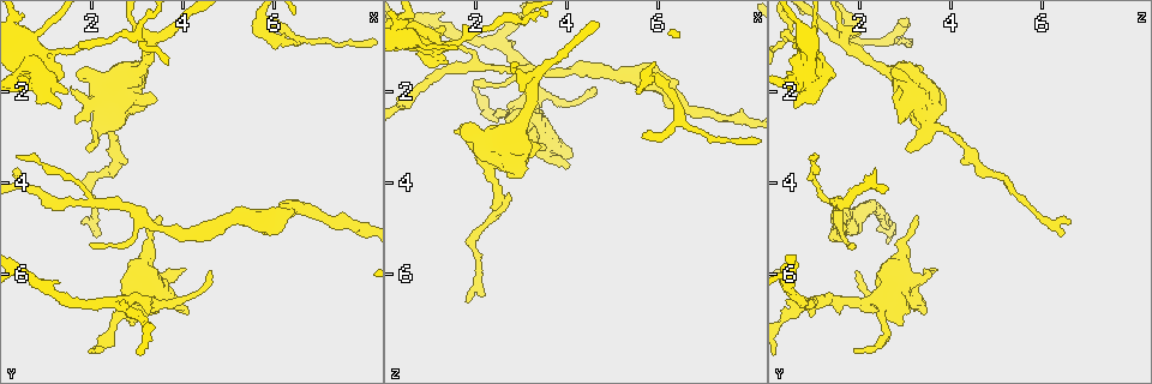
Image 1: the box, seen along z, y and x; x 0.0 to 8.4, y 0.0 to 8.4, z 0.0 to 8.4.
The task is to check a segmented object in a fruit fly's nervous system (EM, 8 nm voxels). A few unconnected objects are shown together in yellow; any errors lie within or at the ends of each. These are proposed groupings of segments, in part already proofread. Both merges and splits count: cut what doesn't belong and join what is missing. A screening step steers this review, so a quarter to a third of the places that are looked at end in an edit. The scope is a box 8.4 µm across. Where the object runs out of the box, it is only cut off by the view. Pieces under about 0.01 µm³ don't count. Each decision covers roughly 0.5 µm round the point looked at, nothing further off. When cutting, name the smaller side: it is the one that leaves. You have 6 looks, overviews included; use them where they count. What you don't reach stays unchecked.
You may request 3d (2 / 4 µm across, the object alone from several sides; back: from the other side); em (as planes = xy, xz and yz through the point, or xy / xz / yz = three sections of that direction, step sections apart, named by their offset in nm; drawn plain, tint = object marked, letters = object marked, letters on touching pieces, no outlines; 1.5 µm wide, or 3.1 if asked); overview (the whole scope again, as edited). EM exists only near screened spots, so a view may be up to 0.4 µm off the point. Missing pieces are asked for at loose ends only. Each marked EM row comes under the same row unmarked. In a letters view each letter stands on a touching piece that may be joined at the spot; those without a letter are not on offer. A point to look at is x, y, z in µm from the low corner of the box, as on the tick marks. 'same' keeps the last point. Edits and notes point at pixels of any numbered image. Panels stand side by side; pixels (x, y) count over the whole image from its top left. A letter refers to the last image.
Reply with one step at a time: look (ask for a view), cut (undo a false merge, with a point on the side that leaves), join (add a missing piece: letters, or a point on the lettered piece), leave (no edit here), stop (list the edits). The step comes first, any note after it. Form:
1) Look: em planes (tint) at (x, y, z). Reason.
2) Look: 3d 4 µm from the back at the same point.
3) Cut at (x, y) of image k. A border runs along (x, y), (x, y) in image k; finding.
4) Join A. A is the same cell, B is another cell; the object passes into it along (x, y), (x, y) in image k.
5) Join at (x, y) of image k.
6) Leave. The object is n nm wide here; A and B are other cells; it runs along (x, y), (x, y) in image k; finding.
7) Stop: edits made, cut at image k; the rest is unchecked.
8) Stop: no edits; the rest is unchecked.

Look: 3d 4 µm at (3.55, 4.75, 3.30). Free end.

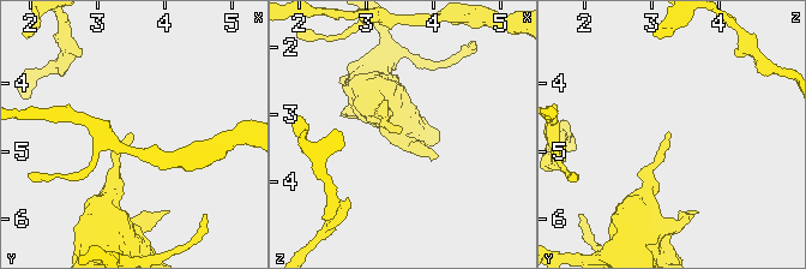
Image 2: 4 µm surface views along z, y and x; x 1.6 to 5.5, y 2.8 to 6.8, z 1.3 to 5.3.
Look: em xz step 4 (letters) at (3.55, 4.70, 3.25). Shape alone is not enough.

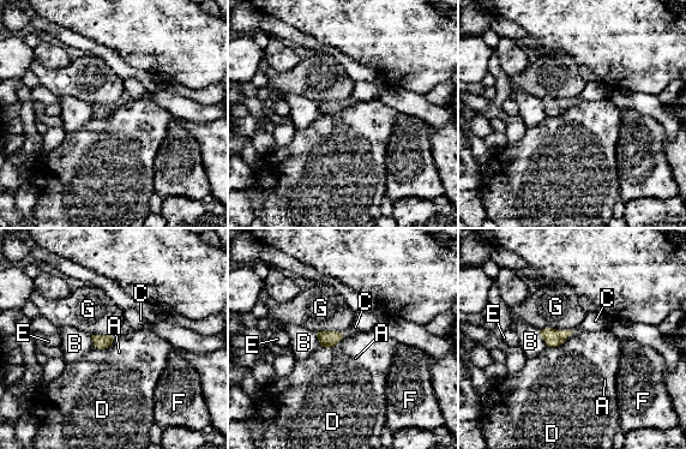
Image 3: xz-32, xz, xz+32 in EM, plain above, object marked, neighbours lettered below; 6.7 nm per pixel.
Look: em planes (letters) at the same point. Cut it another way.

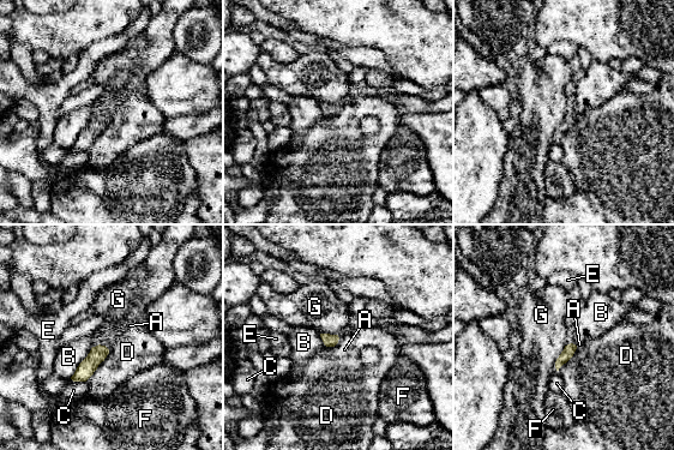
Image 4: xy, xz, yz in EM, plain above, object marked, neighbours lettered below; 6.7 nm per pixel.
Leave. The longest contact is with B, 260 nm; A, B, C, D, E, F and G are other cells; no lettered piece goes on from it.

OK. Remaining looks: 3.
Look: em planes (letters) at (3.15, 4.80, 1.60). Abrupt turn.

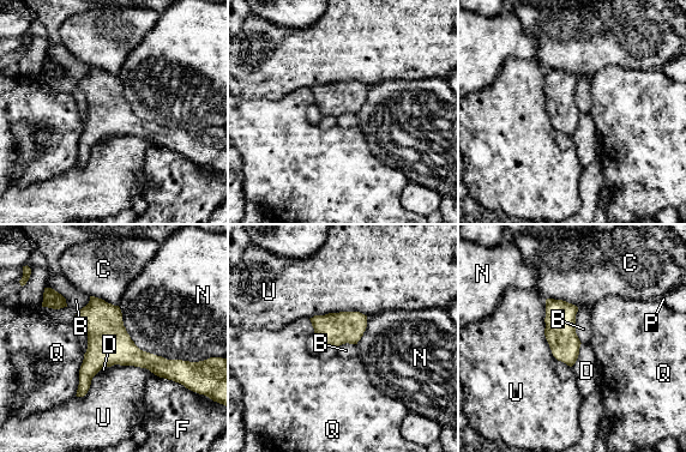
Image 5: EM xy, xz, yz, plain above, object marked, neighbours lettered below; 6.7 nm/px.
Leave. The object is 200 nm wide here; B, C, D, F, N, P, Q and U are other cells; it runs along (82, 312), (127, 354), (180, 365) in image 5; one neuron here.

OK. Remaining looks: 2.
Look: em planes (letters) at (1.85, 4.85, 6.60). Long arm stops here.

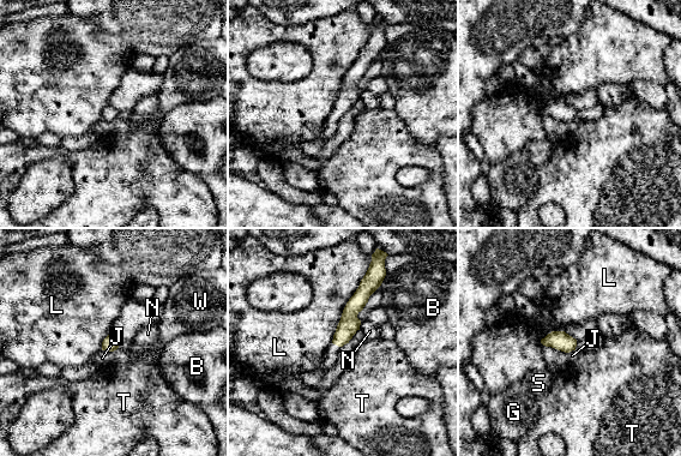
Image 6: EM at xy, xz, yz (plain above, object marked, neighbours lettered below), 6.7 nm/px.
Leave. B, G, J, L, N, S, T and W are other cells; it runs along (368, 276), (338, 342) in image 6; none of them fits.

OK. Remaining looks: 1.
Stop: no edits; the rest is unchecked.

